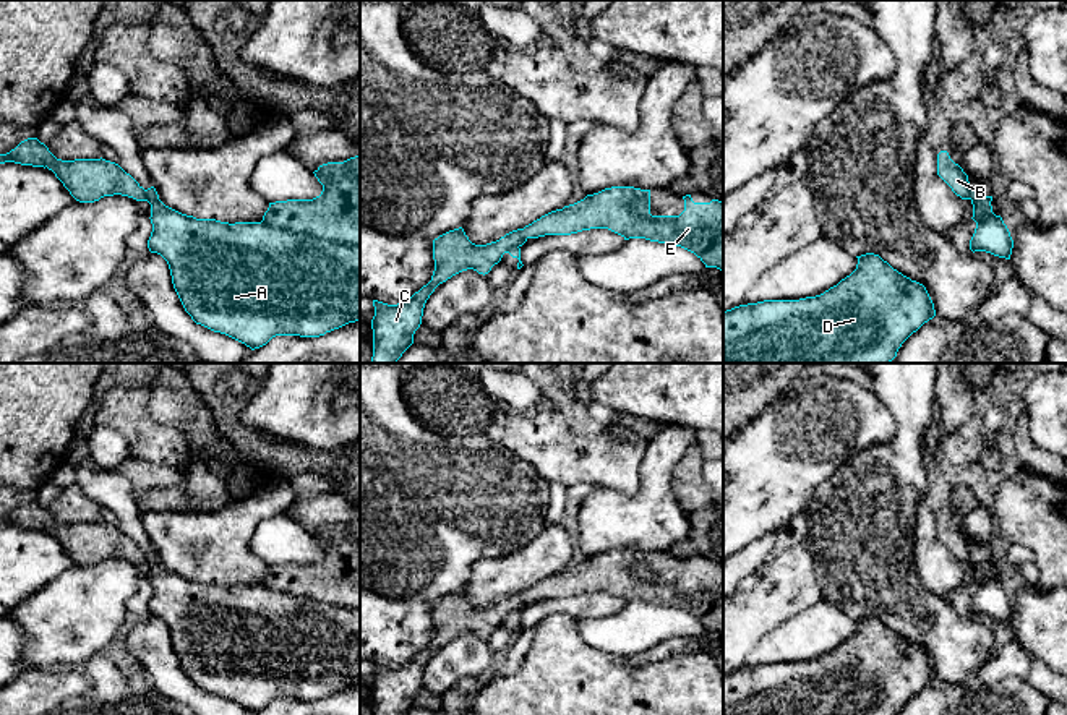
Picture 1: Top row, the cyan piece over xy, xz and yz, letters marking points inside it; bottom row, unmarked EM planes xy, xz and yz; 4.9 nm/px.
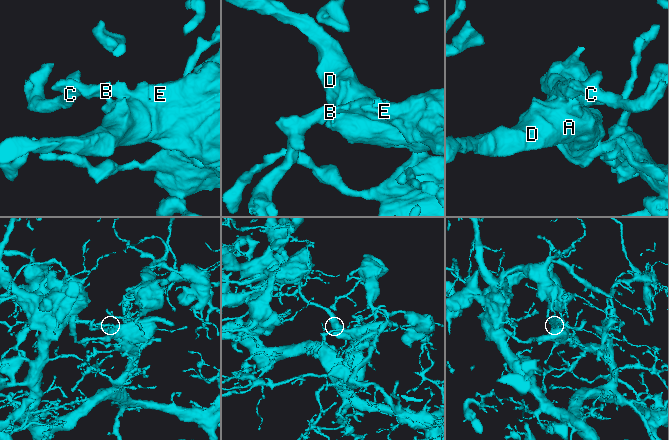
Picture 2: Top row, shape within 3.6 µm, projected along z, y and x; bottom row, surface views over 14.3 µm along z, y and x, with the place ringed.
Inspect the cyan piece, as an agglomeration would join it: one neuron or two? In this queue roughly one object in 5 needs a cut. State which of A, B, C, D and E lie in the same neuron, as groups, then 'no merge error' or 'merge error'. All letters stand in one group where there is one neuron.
groups A D / B C E; merge error

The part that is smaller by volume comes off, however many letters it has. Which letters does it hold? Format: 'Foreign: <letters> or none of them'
Foreign: B, C, E

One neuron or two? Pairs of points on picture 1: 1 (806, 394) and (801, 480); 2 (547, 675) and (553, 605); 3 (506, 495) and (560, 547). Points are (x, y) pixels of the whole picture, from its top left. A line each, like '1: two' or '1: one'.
1: one
2: two
3: two

